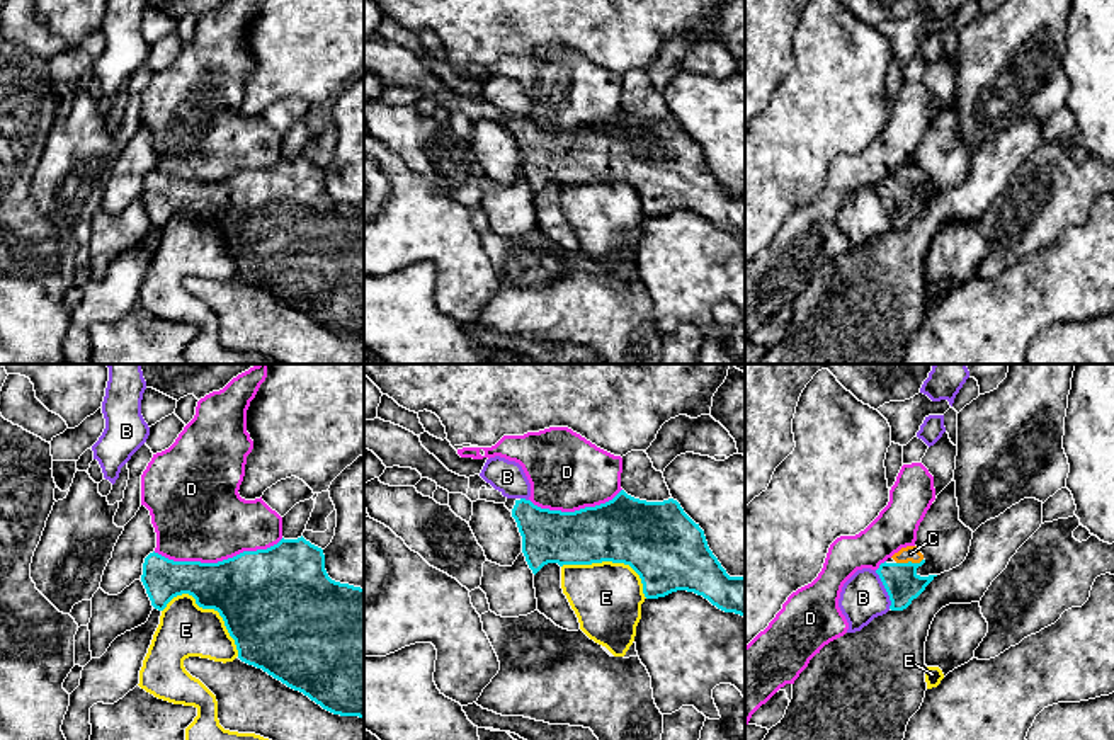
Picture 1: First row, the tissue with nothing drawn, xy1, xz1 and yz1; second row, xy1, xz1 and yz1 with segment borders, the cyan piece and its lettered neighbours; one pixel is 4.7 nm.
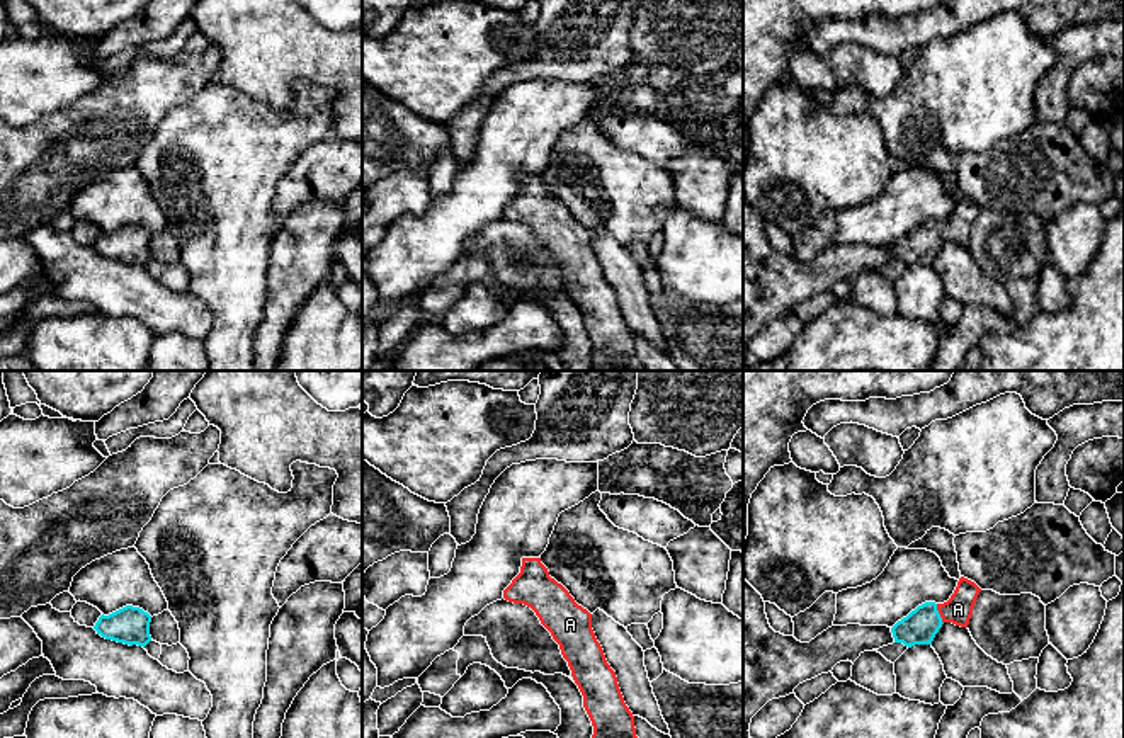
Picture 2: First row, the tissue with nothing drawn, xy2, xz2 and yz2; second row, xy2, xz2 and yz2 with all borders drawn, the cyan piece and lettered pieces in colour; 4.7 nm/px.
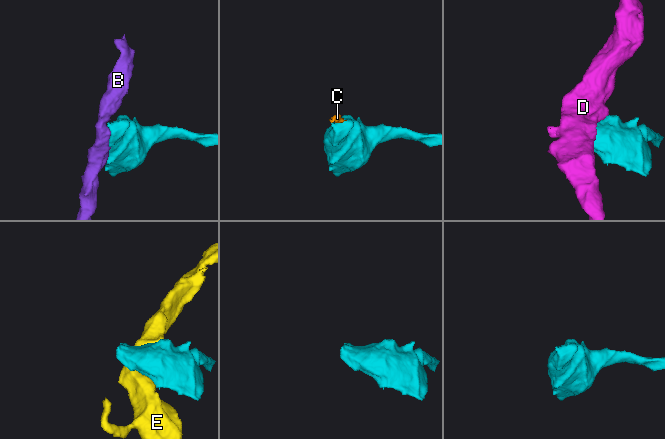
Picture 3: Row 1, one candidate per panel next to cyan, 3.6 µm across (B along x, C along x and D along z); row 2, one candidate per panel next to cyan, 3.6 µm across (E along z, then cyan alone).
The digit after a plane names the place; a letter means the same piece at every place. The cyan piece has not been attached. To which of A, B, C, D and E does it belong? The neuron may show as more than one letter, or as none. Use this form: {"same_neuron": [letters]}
{"same_neuron": ["A", "C"]}

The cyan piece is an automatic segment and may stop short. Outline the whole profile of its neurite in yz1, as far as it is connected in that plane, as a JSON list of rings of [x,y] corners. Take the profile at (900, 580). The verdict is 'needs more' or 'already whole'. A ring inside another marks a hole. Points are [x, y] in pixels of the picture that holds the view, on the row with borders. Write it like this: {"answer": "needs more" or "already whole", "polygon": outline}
{"answer": "needs more", "polygon": [[[917,546],[901,548],[891,556],[893,563],[881,563],[876,573],[879,575],[891,606],[891,611],[907,609],[913,599],[917,599],[925,587],[937,577],[920,577],[917,568],[925,563],[924,555]]]}

